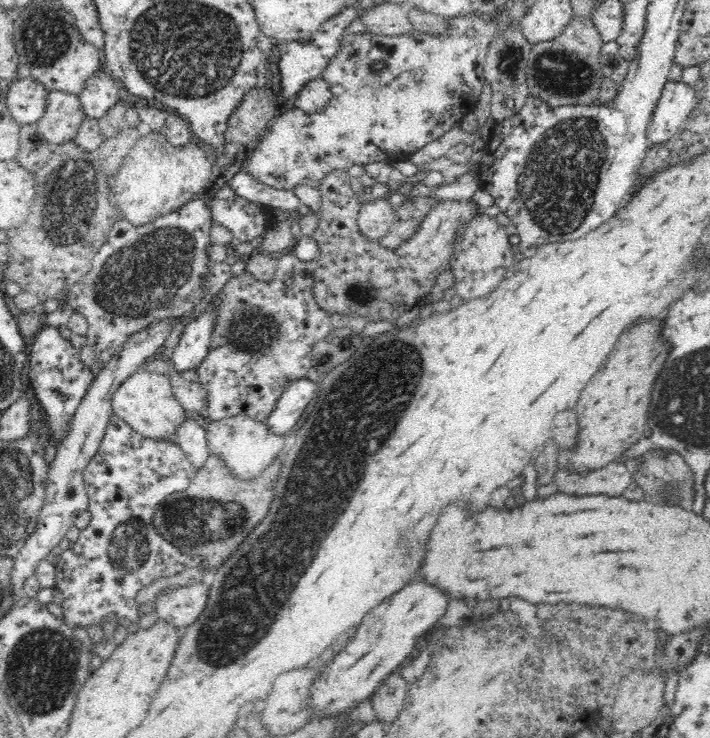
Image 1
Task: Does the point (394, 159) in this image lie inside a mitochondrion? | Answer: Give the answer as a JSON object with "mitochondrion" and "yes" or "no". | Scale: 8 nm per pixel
{"mitochondrion":"no"}

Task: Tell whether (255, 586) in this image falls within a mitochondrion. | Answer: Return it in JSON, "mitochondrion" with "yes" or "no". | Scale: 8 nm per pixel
{"mitochondrion":"yes"}

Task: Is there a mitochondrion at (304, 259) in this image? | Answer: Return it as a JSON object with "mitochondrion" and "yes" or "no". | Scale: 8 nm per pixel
{"mitochondrion":"no"}

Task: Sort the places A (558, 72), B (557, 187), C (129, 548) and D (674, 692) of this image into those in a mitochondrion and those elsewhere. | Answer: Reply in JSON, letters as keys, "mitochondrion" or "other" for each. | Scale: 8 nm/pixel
{"A":"mitochondrion","B":"mitochondrion","C":"mitochondrion","D":"other"}

